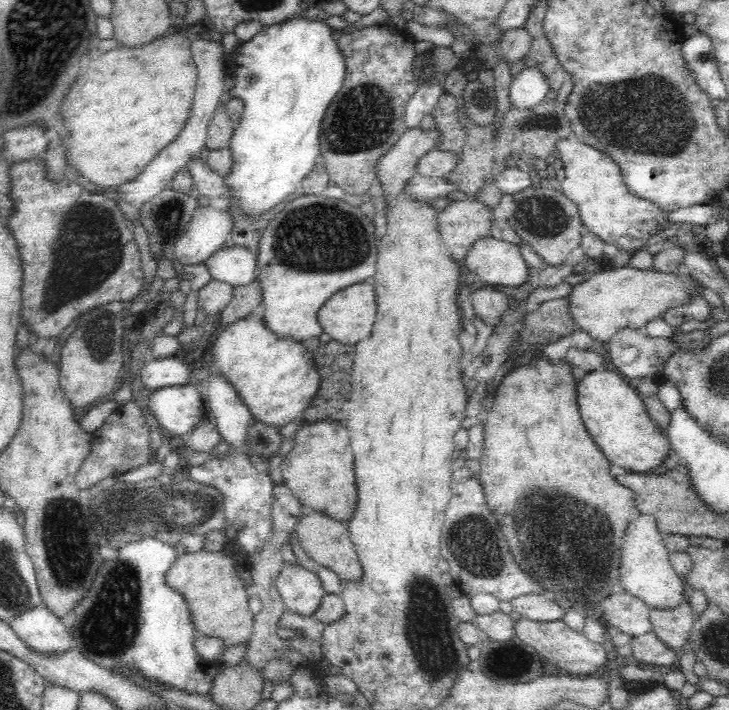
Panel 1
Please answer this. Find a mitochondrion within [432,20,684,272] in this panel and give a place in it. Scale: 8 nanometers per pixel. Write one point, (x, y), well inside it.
(540, 217)

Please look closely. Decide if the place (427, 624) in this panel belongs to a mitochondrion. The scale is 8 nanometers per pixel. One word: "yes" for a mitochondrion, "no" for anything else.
yes

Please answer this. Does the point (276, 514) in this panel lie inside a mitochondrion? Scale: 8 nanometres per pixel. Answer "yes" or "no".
no

